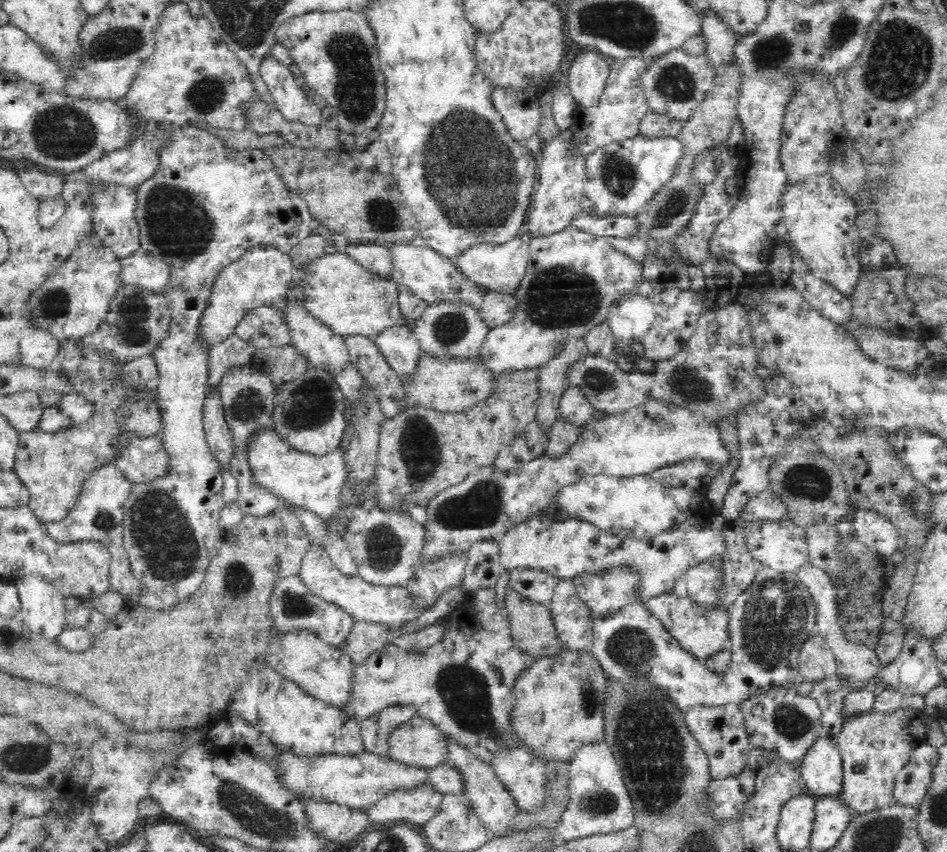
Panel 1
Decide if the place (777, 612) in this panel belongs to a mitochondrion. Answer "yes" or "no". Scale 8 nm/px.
yes

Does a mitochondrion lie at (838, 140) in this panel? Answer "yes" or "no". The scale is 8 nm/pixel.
no

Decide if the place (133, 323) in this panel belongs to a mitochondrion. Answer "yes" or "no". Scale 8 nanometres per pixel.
yes

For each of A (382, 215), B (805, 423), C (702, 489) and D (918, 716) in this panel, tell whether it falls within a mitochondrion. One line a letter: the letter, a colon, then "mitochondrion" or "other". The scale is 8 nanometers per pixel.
A: mitochondrion
B: other
C: other
D: other

